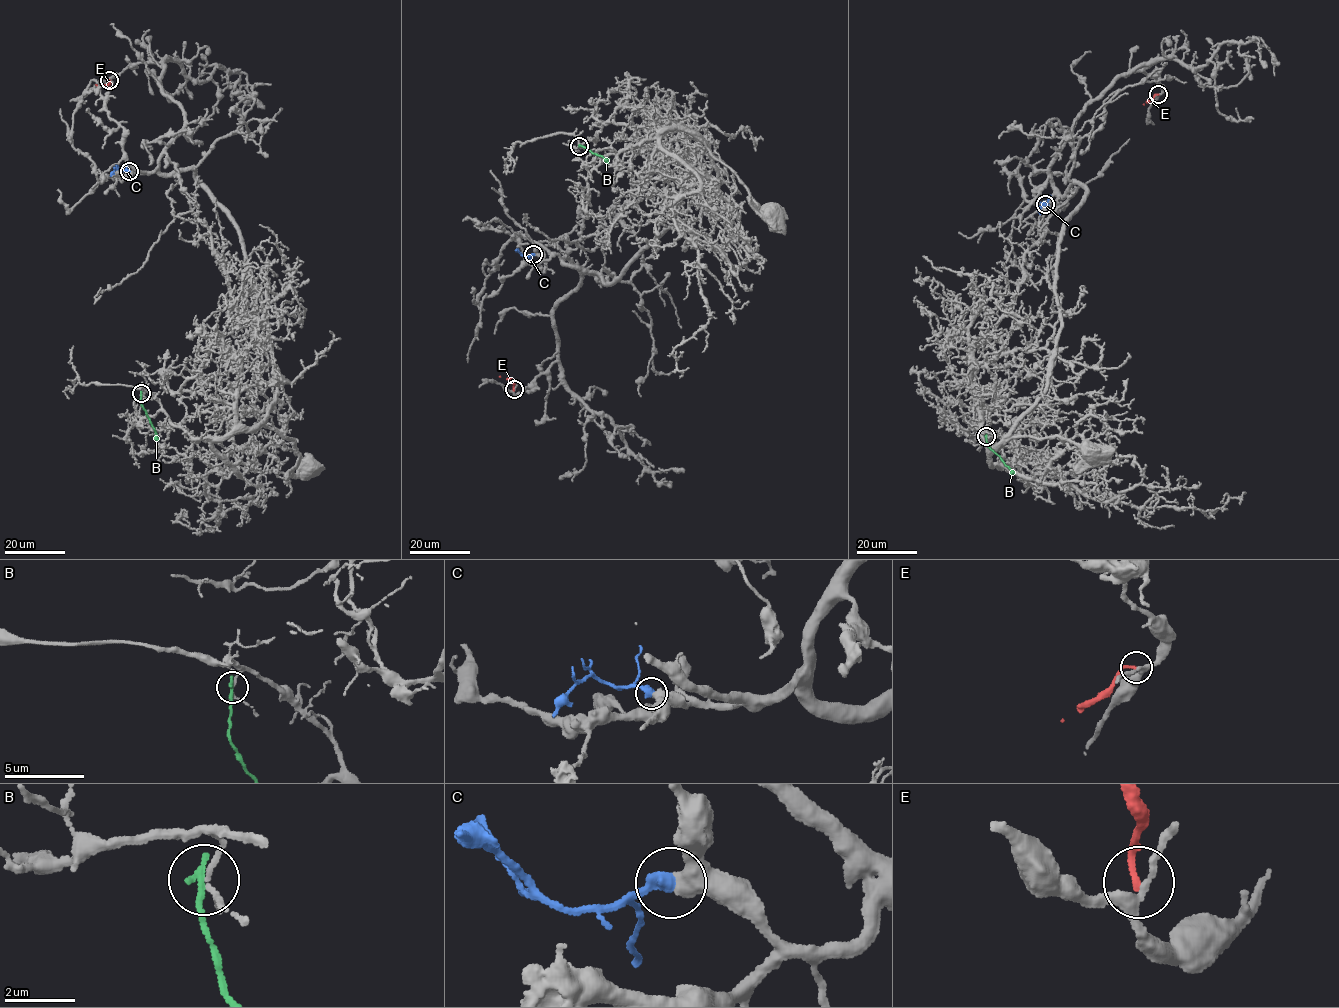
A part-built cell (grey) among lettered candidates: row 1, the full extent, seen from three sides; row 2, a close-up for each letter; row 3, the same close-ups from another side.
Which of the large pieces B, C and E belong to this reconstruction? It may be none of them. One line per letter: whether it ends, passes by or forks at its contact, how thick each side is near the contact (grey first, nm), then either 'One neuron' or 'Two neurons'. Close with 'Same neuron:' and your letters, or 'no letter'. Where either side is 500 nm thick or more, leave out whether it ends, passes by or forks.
B: It ends there. Thickness 140 nm (grey) against 240 nm. Two neurons
C: It ends there. Thickness 440 nm (grey) against 440 nm. Two neurons
E: It ends there. Thickness 240 nm (grey) against 190 nm. Two neurons
Same neuron: no letter

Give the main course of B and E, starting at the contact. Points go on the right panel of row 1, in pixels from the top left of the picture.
B: (986, 436), (987, 446), (1011, 470), (1011, 474)
E: (1158, 94), (1144, 104)

